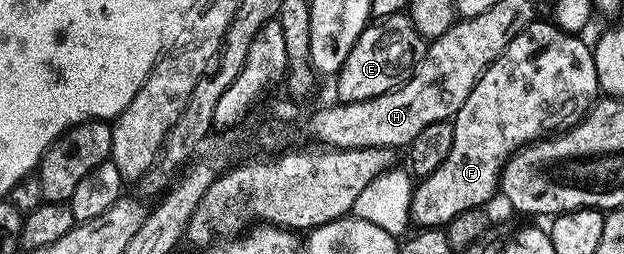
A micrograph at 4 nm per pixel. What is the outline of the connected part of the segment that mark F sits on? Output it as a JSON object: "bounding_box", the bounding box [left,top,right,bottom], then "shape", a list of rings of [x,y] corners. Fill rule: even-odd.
{"bounding_box":[410,20,600,228],"shape":[[[535,20],[510,41],[504,52],[500,52],[498,59],[482,73],[480,80],[476,80],[472,92],[468,92],[468,100],[464,100],[460,112],[452,119],[455,136],[447,159],[432,172],[432,176],[421,179],[414,186],[410,217],[415,223],[419,222],[419,227],[442,228],[460,216],[460,212],[485,207],[485,202],[499,193],[502,167],[521,146],[569,130],[594,107],[600,91],[594,51],[584,38],[562,31],[553,21]]]}

